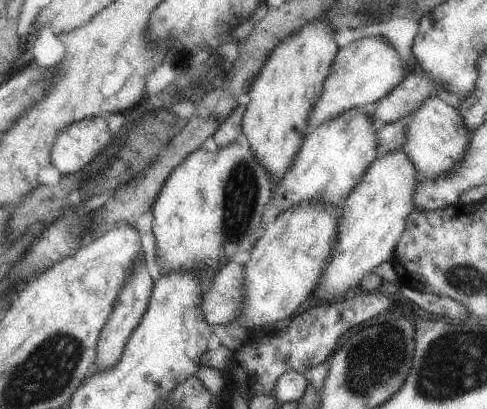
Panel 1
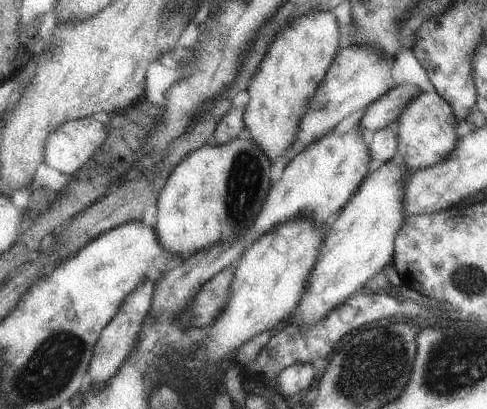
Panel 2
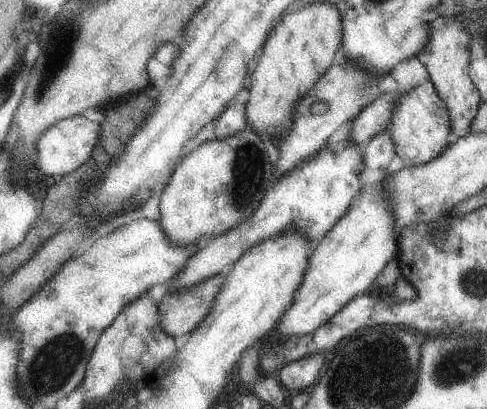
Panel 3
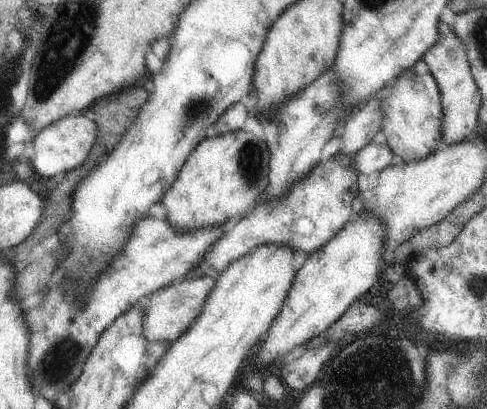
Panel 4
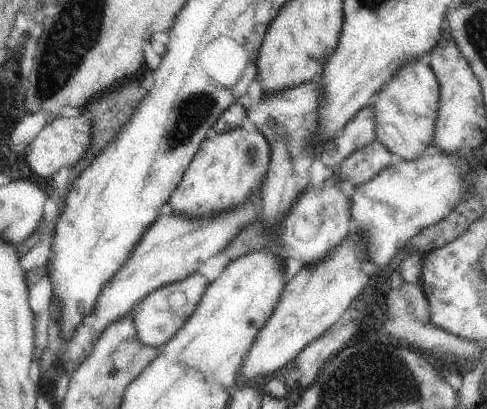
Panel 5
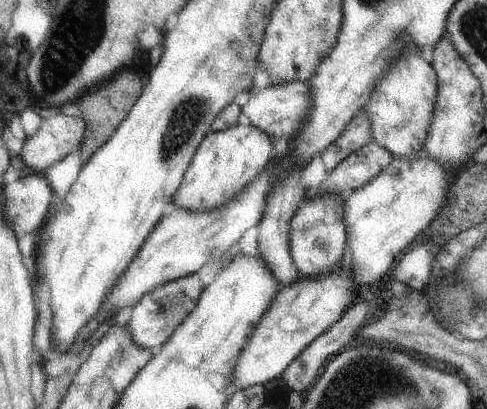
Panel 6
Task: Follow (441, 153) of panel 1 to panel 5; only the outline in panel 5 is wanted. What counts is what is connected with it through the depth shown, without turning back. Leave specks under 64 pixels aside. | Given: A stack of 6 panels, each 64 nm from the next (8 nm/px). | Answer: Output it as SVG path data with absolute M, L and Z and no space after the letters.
M417 60L401 64L401 68L381 86L381 90L371 98L375 114L375 140L385 146L391 154L411 162L429 152L429 142L433 138L433 124L439 106L439 82L431 70Z

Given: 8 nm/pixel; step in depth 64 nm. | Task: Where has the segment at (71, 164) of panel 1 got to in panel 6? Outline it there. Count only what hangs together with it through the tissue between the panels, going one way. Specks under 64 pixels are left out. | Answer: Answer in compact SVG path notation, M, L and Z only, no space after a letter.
M55 112L55 116L43 120L37 132L23 140L19 156L31 170L35 170L35 174L41 174L53 162L59 162L67 154L79 150L83 138L83 118L71 118Z

